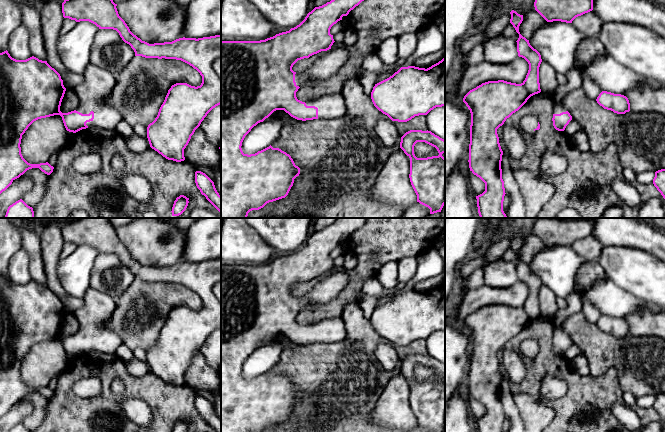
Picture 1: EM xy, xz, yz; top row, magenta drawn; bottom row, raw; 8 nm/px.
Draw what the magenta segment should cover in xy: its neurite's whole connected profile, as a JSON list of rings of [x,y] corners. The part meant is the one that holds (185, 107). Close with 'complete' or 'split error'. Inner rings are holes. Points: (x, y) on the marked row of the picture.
[[[64,0],[62,13],[64,18],[76,22],[89,21],[99,29],[116,30],[122,40],[134,50],[135,56],[181,60],[200,73],[202,76],[200,86],[195,87],[187,83],[176,83],[171,86],[157,117],[147,127],[147,138],[152,149],[168,160],[184,161],[184,149],[191,136],[207,114],[221,104],[221,35],[198,39],[183,37],[172,42],[149,44],[130,31],[119,16],[116,6],[113,0]]]; complete

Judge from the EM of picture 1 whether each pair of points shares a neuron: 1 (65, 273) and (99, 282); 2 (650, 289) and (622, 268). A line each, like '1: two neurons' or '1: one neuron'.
1: two neurons
2: one neuron

